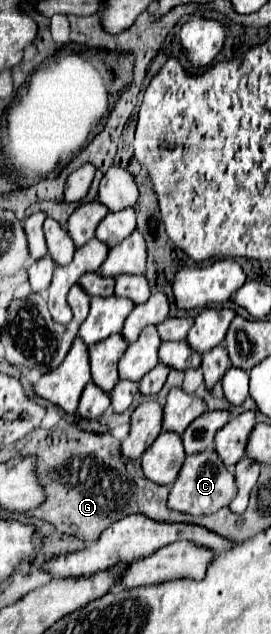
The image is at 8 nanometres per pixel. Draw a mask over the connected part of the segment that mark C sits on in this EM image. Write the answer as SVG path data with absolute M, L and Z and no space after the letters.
M206 450L194 456L186 456L180 474L172 486L172 492L168 496L168 508L192 516L204 516L214 514L220 508L228 506L230 500L236 494L236 482L234 476L228 472L228 468L222 464L222 460L216 456L216 452Z

